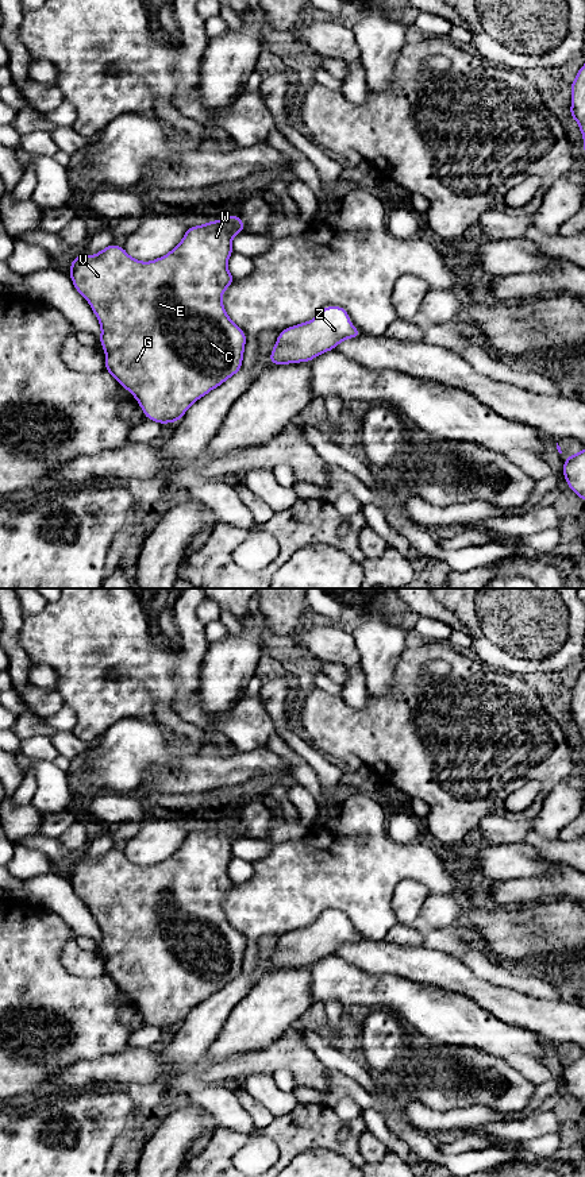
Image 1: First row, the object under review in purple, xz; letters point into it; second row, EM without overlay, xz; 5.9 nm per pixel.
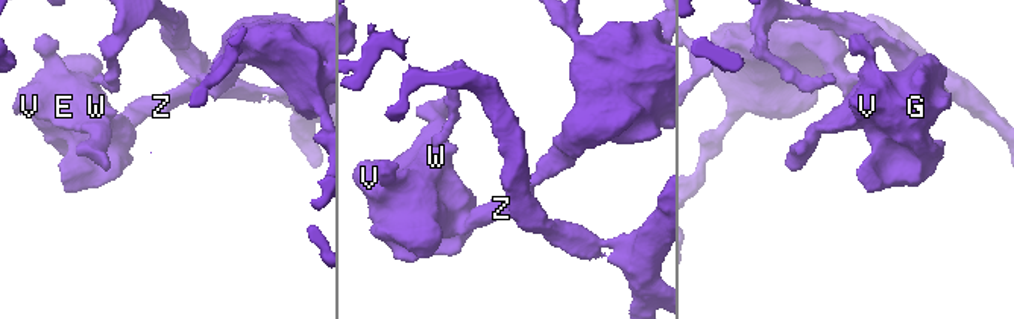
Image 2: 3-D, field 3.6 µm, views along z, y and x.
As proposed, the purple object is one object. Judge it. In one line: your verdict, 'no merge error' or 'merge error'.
no merge error

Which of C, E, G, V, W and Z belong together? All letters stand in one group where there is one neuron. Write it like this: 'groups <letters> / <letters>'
groups C E G V W Z

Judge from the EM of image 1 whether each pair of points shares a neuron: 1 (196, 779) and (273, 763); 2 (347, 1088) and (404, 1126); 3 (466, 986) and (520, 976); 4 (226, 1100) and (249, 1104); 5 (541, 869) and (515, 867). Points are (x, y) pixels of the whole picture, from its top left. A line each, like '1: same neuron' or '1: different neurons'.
1: same neuron
2: same neuron
3: different neurons
4: different neurons
5: same neuron

